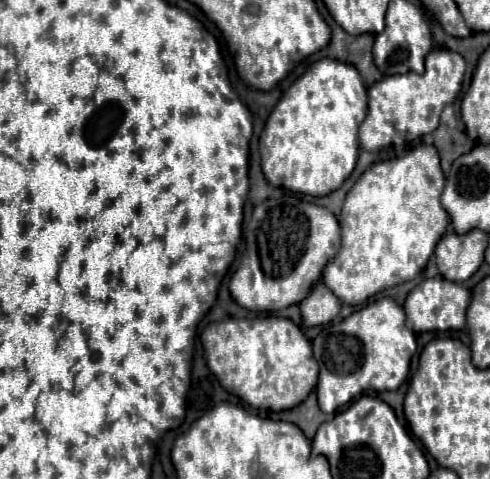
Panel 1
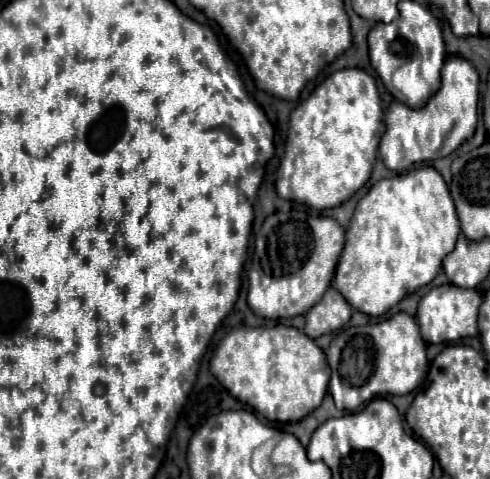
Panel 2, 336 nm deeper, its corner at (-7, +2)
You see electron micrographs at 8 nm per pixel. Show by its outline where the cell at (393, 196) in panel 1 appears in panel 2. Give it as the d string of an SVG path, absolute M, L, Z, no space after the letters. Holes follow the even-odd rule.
M432 166L416 168L394 178L376 182L370 192L358 202L350 226L346 230L346 244L336 266L334 288L352 304L352 308L368 314L382 316L396 306L406 294L430 284L442 268L442 258L452 252L460 234L460 222L452 196L440 172Z

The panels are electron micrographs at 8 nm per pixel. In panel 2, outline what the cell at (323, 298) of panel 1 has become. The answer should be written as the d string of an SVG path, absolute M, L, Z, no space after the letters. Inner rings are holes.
M328 288L322 300L306 314L304 334L318 338L322 334L338 332L350 320L350 314L352 306L344 300L344 296L340 296L340 292L336 292L334 288Z

